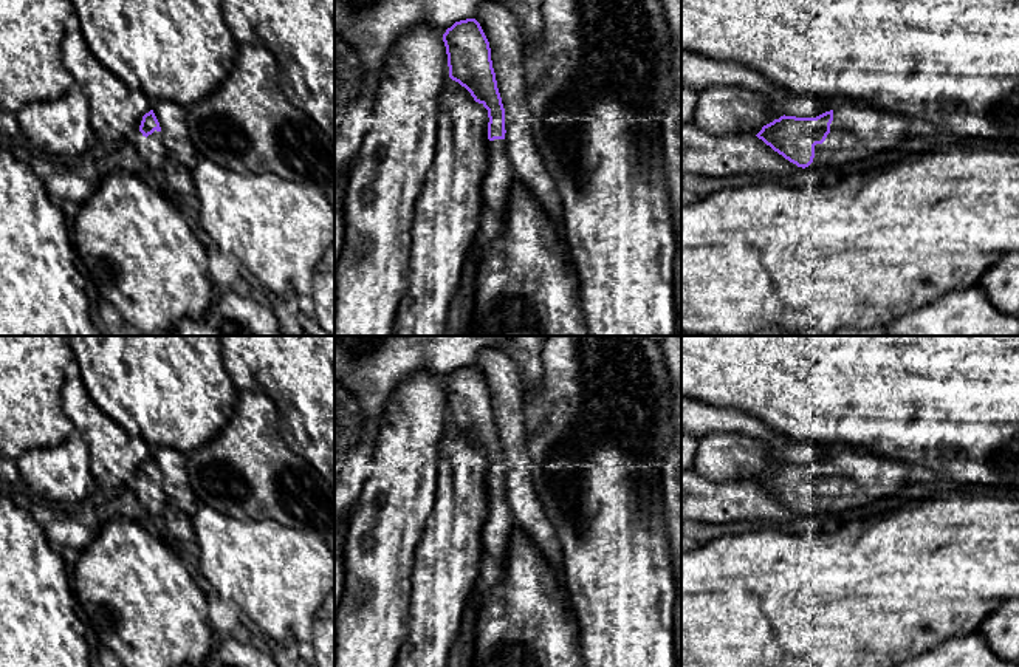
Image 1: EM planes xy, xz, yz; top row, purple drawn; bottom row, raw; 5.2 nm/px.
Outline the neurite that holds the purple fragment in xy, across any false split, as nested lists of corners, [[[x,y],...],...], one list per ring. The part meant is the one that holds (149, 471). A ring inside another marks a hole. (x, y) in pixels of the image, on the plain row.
[[[150,457],[149,460],[146,460],[142,463],[141,472],[139,472],[139,478],[142,480],[142,483],[146,484],[146,487],[149,489],[146,492],[146,498],[149,498],[149,508],[155,508],[156,501],[163,501],[163,494],[161,494],[161,474],[160,469],[153,460],[153,457]]]

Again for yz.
[[[838,449],[838,452],[816,464],[781,463],[762,474],[756,481],[774,498],[782,501],[798,514],[808,514],[815,505],[815,492],[825,491],[827,508],[832,512],[863,509],[884,498],[900,498],[901,492],[915,483],[923,472],[901,464],[889,457],[859,452],[853,449]]]

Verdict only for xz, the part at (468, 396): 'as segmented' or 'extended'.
extended

